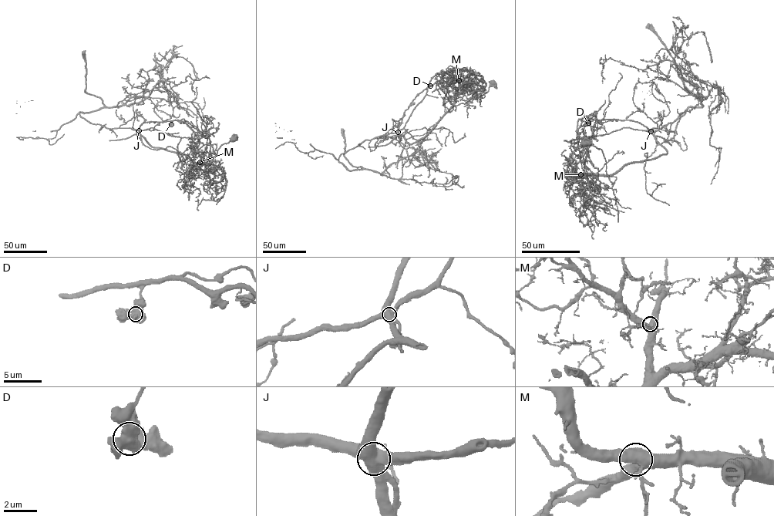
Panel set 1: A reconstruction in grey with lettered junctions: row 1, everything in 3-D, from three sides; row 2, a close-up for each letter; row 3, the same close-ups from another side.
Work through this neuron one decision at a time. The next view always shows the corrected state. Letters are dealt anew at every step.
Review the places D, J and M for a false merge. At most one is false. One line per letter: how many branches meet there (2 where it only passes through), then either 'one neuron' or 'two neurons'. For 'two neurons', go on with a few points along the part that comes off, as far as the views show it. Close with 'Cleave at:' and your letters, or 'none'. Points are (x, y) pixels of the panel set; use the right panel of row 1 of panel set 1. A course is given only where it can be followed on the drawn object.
D: 4 | one neuron
J: 4 | two neurons | (651, 131), (689, 106), (701, 106), (718, 88), (710, 144), (721, 148), (710, 184)
M: 4 | one neuron
Cleave at: J

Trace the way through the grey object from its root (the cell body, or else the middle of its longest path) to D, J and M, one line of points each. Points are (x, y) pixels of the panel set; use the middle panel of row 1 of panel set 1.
D: (492, 82), (487, 92), (455, 106), (459, 76), (452, 74), (452, 79), (445, 77), (430, 86)
J: (492, 82), (489, 90), (482, 96), (455, 106), (454, 103), (424, 136), (414, 143), (408, 144), (398, 132)
M: (492, 82), (487, 92), (455, 106), (459, 80)

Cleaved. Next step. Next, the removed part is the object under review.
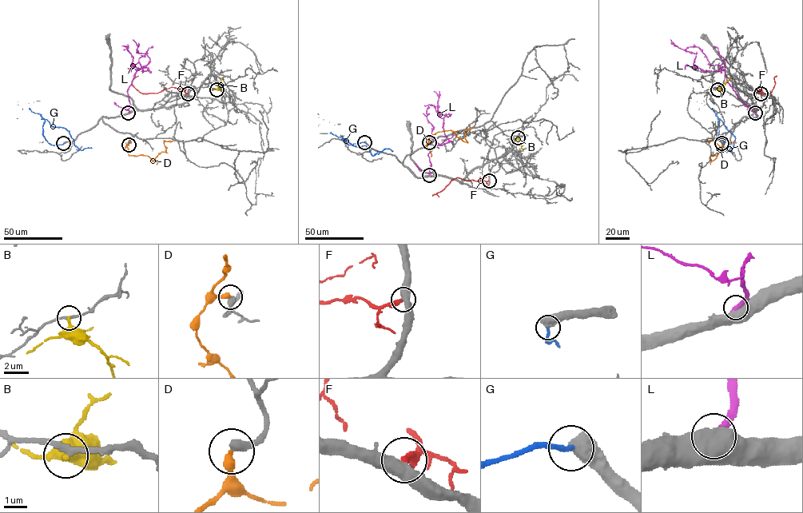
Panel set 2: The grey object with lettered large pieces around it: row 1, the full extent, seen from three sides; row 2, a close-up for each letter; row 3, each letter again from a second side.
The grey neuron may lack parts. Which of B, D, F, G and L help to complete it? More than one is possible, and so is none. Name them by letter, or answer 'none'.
D, G

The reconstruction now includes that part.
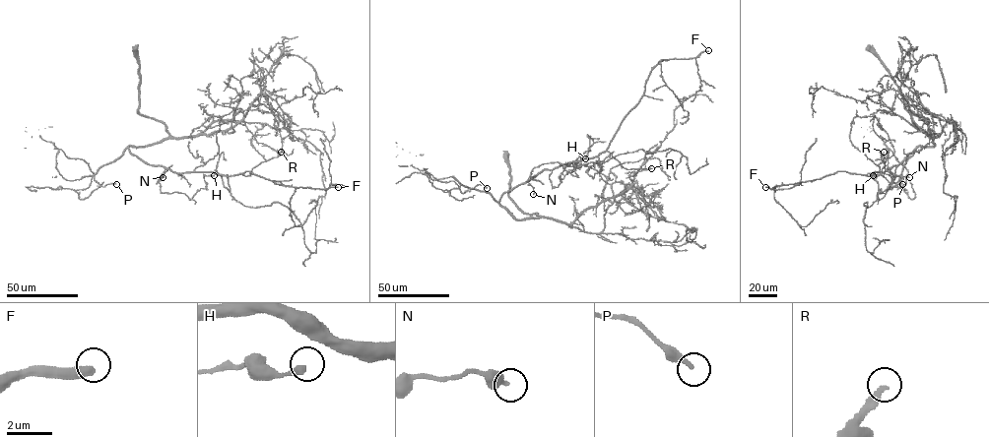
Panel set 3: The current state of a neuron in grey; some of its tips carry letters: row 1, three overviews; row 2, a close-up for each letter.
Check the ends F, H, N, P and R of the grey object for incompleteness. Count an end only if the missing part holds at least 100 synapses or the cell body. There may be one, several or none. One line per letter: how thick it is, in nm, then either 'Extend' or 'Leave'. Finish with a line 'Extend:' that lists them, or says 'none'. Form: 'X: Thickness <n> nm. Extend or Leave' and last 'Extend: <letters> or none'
F: Thickness 400 nm. Extend
H: Thickness 190 nm. Leave
N: Thickness 380 nm. Leave
P: Thickness 240 nm. Leave
R: Thickness 240 nm. Extend
Extend: F, R

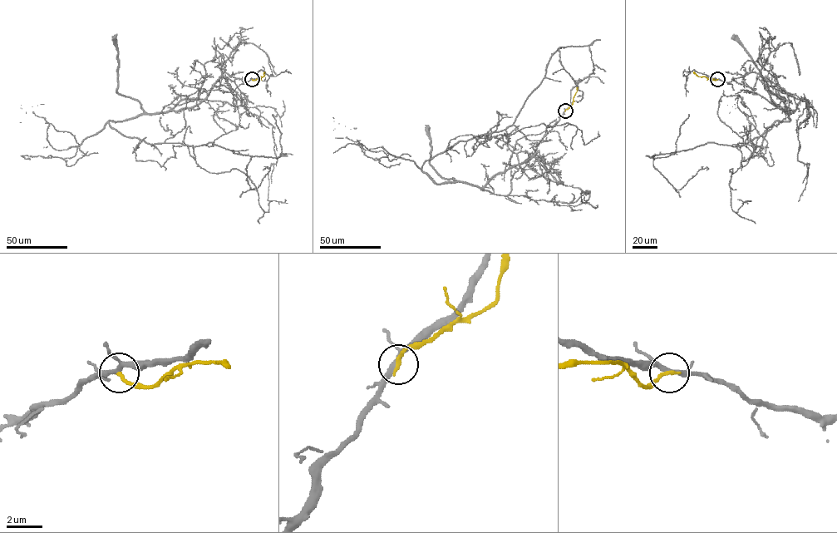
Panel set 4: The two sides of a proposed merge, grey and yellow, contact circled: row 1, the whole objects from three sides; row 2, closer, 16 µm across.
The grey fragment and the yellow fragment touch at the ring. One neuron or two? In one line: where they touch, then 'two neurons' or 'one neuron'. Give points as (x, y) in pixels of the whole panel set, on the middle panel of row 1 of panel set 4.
at (565, 111); two neurons

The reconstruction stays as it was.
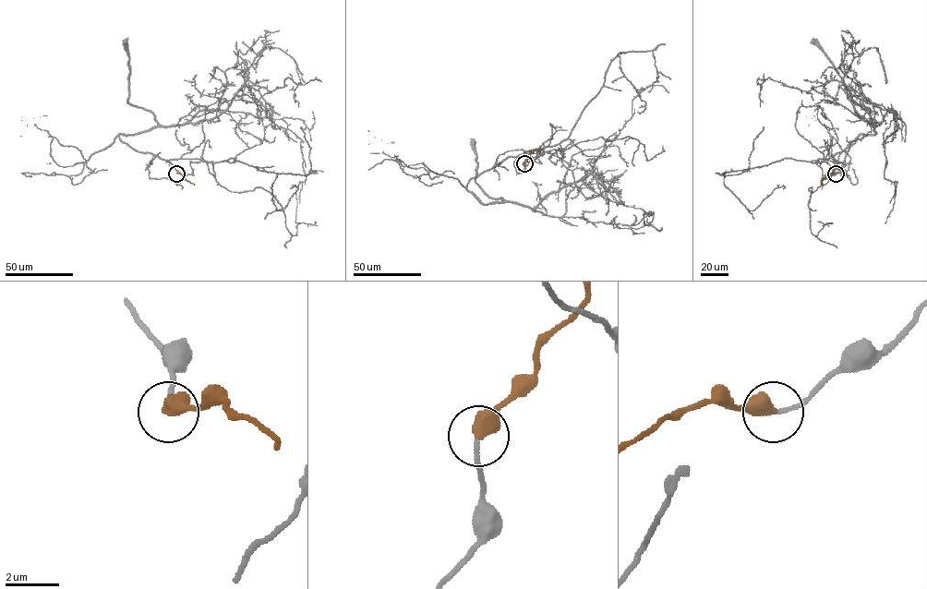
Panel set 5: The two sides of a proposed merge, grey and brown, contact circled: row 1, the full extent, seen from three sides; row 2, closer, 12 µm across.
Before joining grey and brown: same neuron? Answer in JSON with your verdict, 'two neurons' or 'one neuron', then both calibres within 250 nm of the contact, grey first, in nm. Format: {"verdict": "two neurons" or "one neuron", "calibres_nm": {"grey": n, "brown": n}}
{"verdict": "one neuron", "calibres_nm": {"grey": 140, "brown": 550}}

